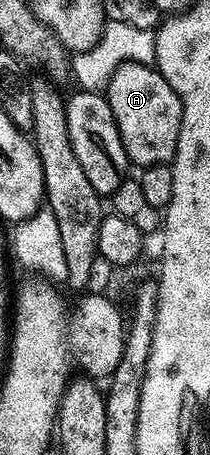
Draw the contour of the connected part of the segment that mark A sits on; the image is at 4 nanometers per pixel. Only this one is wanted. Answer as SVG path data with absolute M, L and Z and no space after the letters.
M125 62L112 72L104 93L112 108L127 159L133 165L135 162L138 168L173 163L176 140L182 127L182 105L180 96L172 84L164 80L162 73L144 62Z

